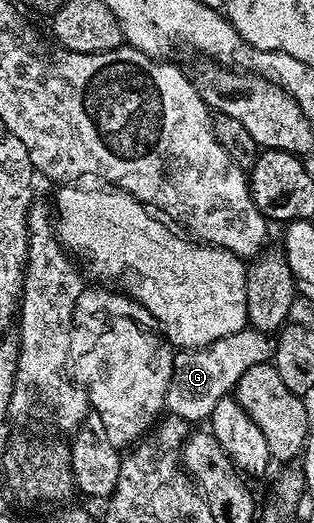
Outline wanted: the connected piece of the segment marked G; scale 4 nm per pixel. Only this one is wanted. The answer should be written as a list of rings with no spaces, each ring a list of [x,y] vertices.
[[[249,326],[199,349],[183,348],[174,354],[173,368],[169,370],[166,383],[165,405],[174,417],[190,424],[206,421],[219,399],[226,397],[236,387],[239,376],[247,368],[272,359],[270,337]]]

